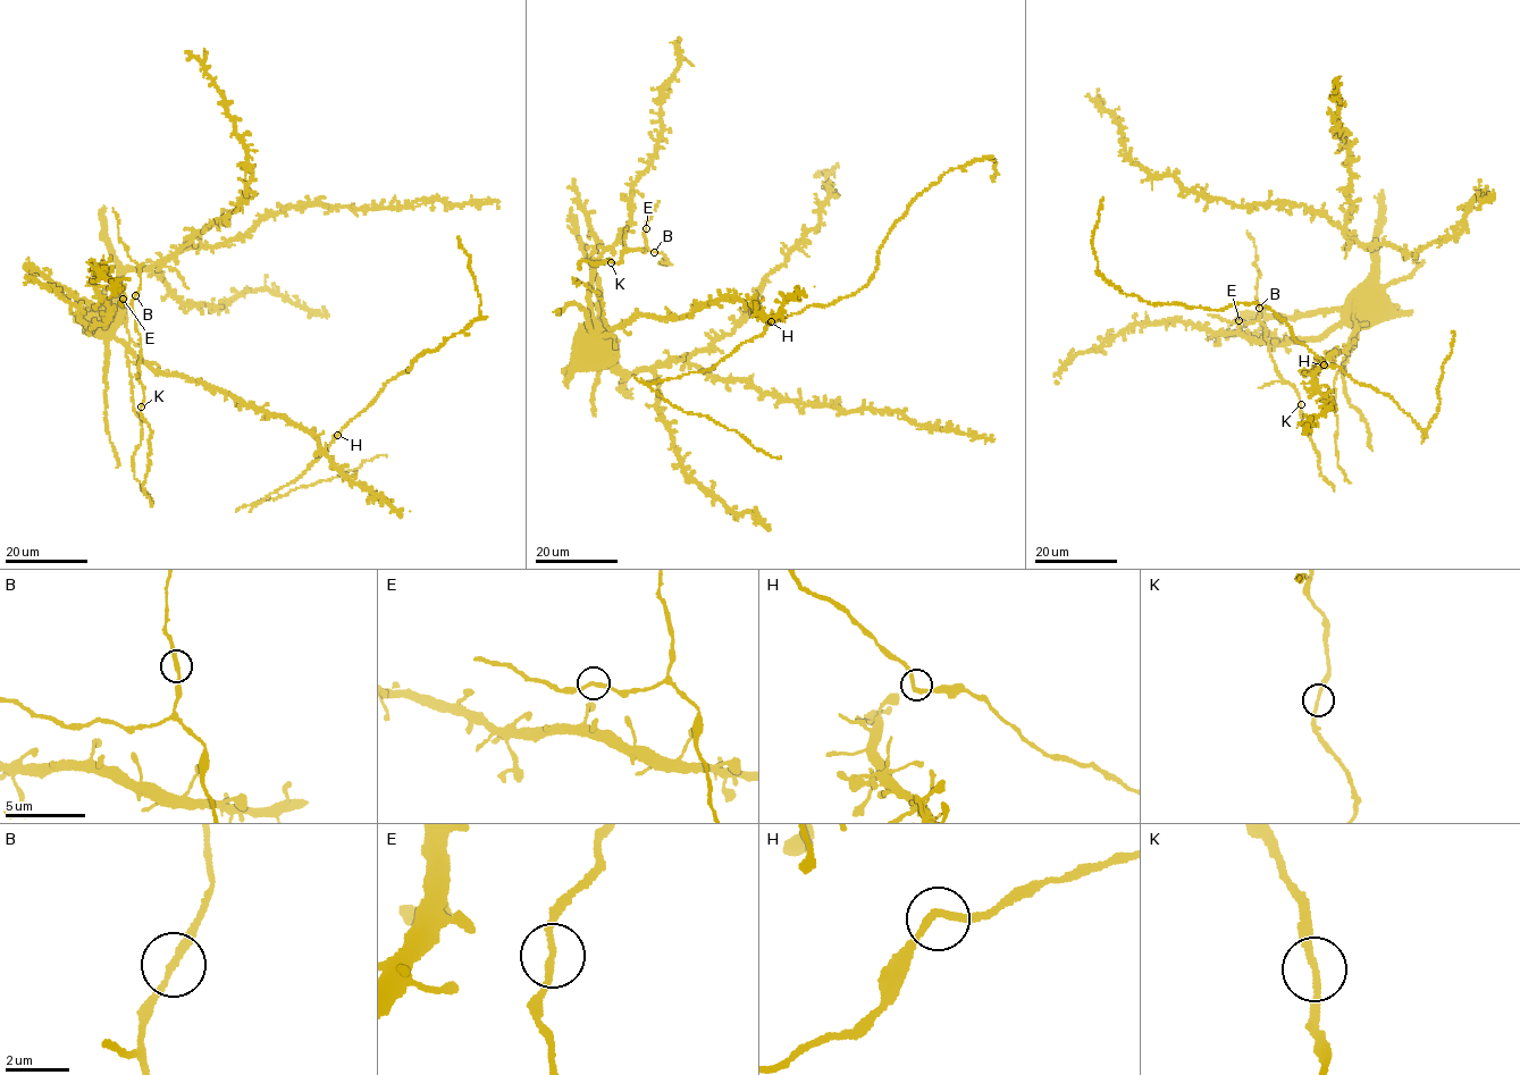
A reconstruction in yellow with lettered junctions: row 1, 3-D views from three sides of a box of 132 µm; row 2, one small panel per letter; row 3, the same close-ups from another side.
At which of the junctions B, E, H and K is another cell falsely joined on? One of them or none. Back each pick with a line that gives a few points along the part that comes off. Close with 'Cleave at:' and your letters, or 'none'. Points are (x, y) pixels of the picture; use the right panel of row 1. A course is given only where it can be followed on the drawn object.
B: (1259, 307), (1253, 240), (1248, 229)
Cleave at: B

